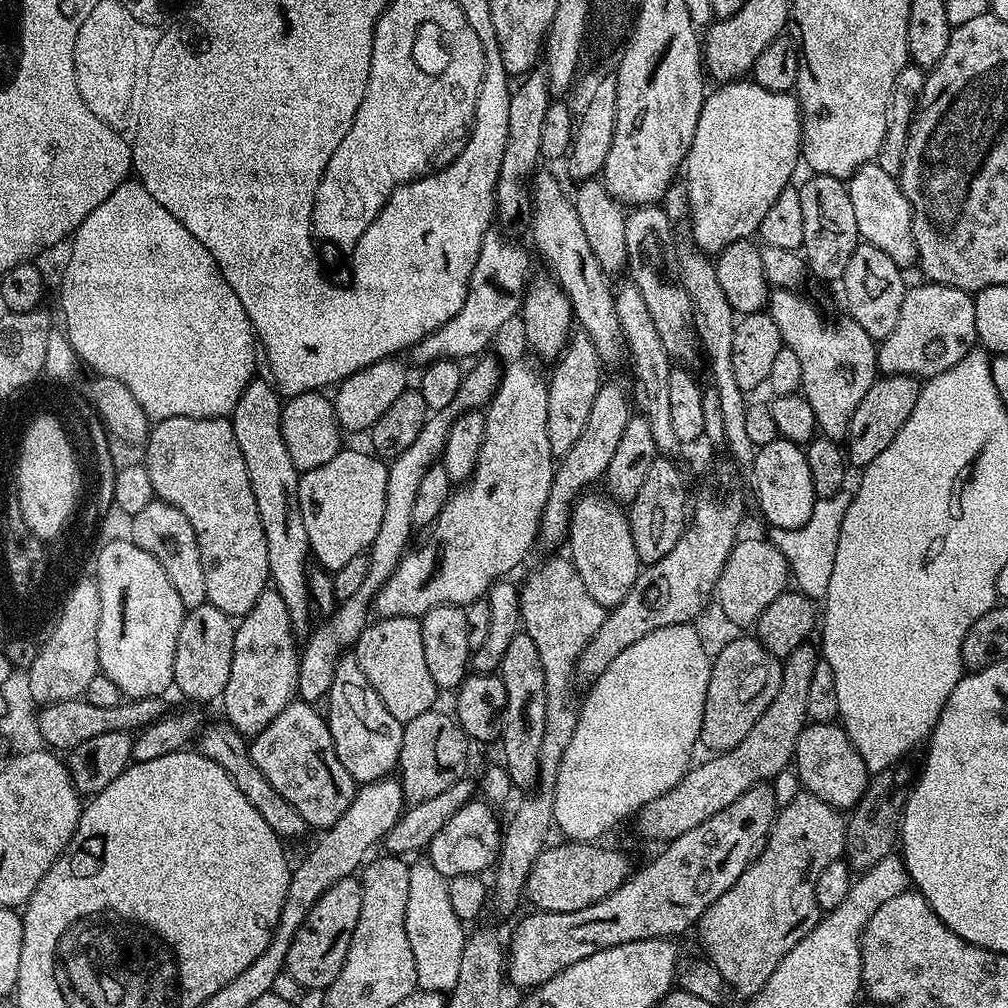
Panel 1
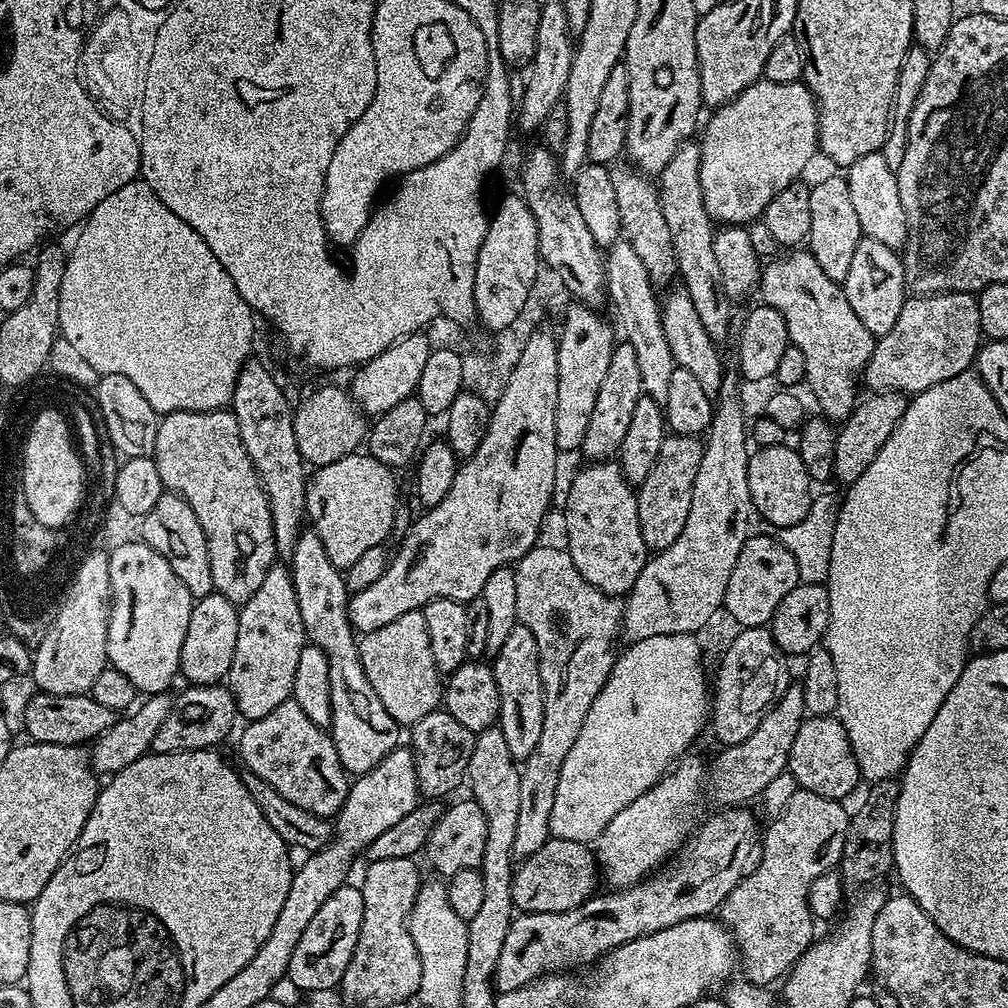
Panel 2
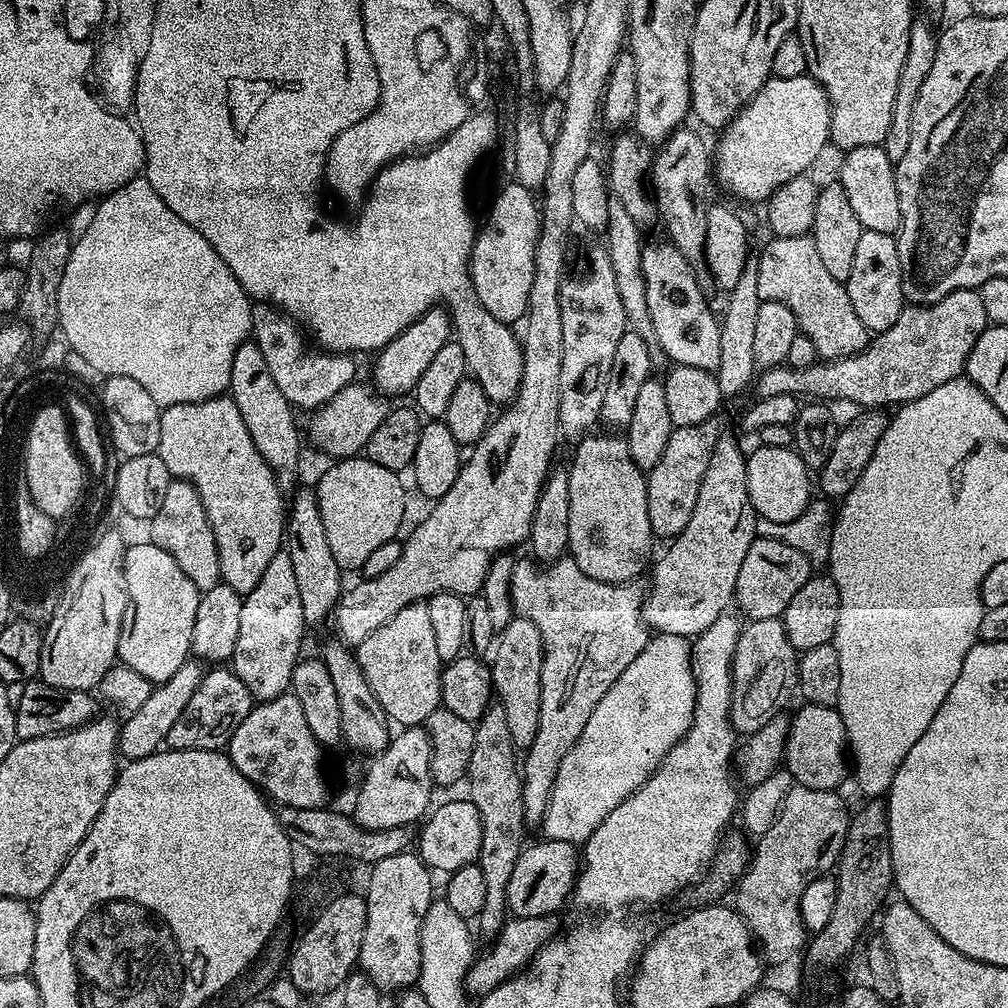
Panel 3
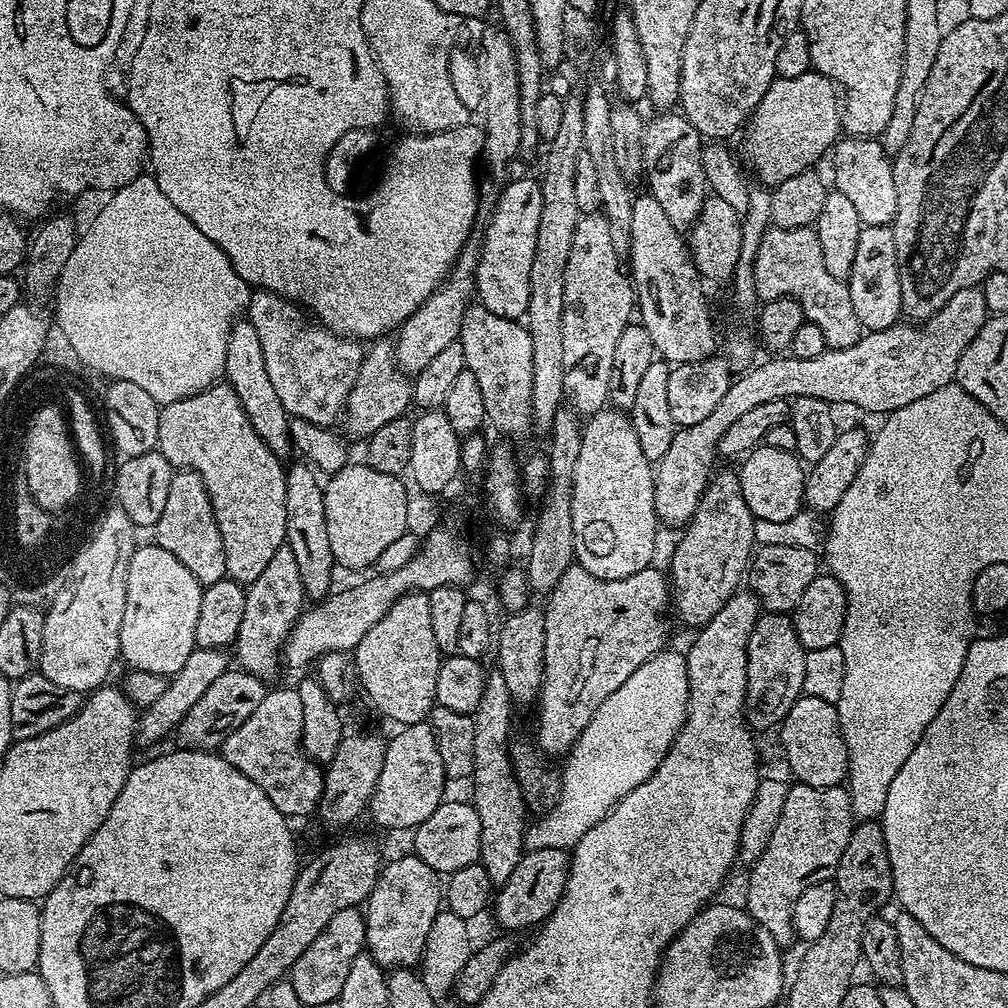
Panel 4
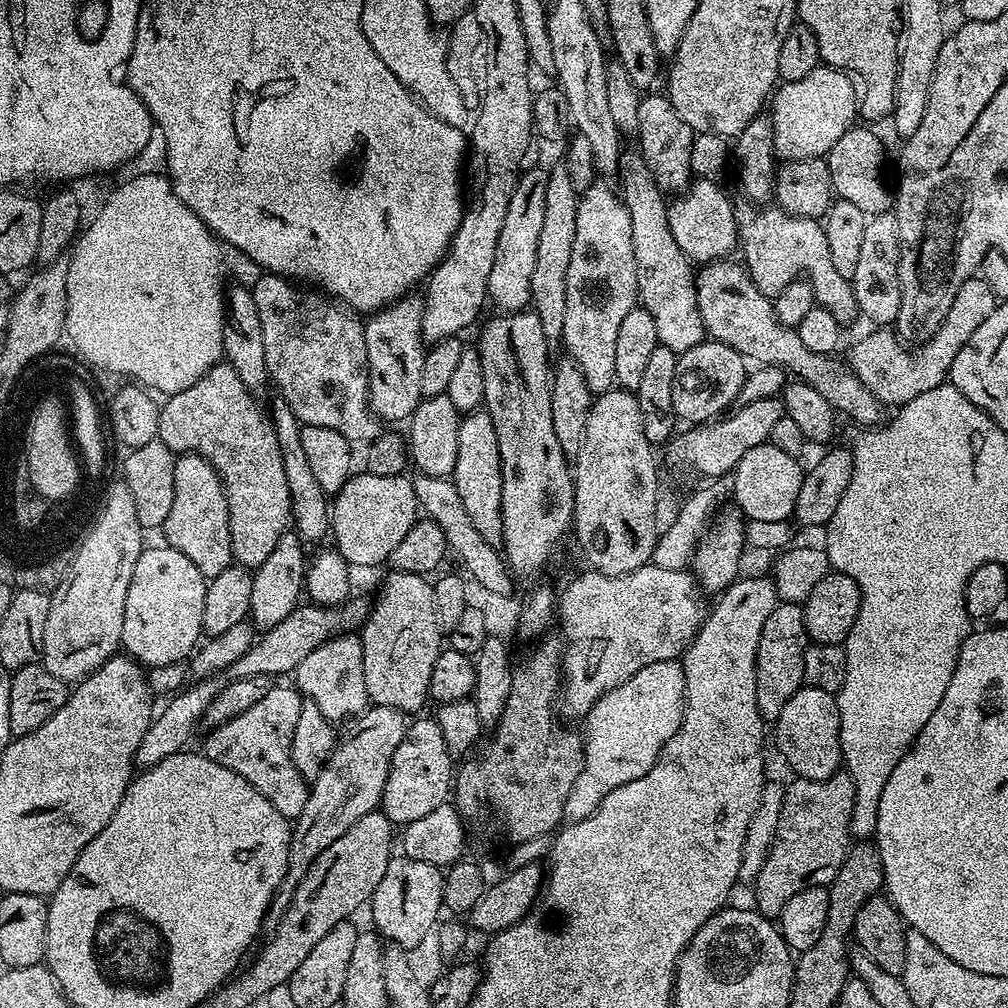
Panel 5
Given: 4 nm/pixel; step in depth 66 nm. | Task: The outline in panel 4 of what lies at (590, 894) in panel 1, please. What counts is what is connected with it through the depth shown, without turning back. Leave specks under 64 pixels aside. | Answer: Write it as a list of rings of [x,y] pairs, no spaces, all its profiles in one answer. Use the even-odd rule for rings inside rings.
[[[547,848],[546,850],[525,851],[523,858],[514,866],[514,874],[499,885],[494,896],[496,920],[504,928],[528,928],[543,924],[552,913],[564,893],[570,856],[565,849]]]

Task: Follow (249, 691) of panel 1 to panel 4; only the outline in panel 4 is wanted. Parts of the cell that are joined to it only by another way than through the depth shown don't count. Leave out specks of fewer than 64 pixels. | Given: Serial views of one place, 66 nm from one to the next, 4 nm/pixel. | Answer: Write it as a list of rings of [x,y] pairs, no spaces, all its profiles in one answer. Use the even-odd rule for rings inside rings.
[[[286,546],[274,550],[260,577],[254,578],[254,582],[246,588],[246,610],[242,610],[242,626],[238,626],[234,641],[239,667],[259,680],[271,681],[271,676],[282,668],[284,643],[305,607],[304,587],[294,553]]]

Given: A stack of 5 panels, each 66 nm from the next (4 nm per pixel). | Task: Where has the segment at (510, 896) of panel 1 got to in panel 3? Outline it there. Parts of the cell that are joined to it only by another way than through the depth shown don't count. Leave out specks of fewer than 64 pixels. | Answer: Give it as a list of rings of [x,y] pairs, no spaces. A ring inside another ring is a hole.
[[[532,558],[517,559],[514,574],[510,578],[510,594],[515,615],[524,616],[538,626],[538,634],[542,634],[542,702],[538,714],[538,734],[534,734],[534,742],[522,756],[522,814],[525,825],[543,825],[544,815],[550,802],[550,794],[554,790],[554,778],[558,778],[558,766],[562,766],[562,758],[570,754],[574,742],[578,742],[578,734],[586,730],[586,722],[590,722],[590,714],[594,714],[594,706],[606,698],[606,690],[622,678],[622,670],[642,654],[650,639],[650,629],[644,623],[645,585],[640,582],[627,584],[611,584],[598,582],[598,578],[590,578],[590,574],[582,574],[582,566],[570,558],[561,558],[538,566]]]

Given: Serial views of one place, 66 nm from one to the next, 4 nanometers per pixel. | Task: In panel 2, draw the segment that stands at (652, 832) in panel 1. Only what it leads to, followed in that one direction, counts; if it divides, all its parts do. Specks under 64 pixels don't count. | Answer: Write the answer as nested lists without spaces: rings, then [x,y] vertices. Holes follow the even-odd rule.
[[[800,682],[789,683],[784,696],[758,722],[758,730],[737,744],[727,745],[716,756],[706,772],[706,788],[720,806],[744,806],[755,798],[763,797],[766,786],[770,786],[773,778],[786,771],[790,758],[790,746],[794,746],[794,738],[798,735],[798,726],[806,718],[804,710],[804,685]]]

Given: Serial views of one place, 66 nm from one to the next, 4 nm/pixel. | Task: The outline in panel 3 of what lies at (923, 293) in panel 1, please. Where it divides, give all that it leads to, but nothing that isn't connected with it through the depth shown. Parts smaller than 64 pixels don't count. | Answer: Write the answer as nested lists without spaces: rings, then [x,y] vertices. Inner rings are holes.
[[[960,288],[933,304],[906,306],[898,314],[898,322],[894,322],[894,326],[890,326],[885,332],[875,333],[863,350],[852,356],[817,362],[805,368],[781,366],[763,369],[754,384],[755,395],[761,397],[790,394],[797,398],[815,398],[820,402],[849,400],[852,404],[861,404],[859,407],[864,410],[884,410],[887,409],[887,404],[909,404],[911,400],[922,398],[922,394],[930,394],[930,390],[942,386],[942,382],[957,379],[964,372],[970,350],[974,350],[974,342],[978,342],[989,324],[986,306],[979,291],[974,288]]]

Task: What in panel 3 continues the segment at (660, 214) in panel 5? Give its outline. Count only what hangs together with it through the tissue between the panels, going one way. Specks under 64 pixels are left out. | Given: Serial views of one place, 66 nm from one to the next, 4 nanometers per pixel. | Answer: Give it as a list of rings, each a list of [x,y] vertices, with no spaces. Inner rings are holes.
[[[670,242],[664,244],[645,243],[641,247],[642,252],[642,274],[646,284],[646,306],[650,310],[650,322],[654,326],[655,343],[660,343],[660,348],[672,359],[673,365],[698,366],[698,370],[715,372],[718,366],[720,339],[720,321],[717,313],[712,313],[708,306],[708,300],[696,281],[697,272],[693,265]]]

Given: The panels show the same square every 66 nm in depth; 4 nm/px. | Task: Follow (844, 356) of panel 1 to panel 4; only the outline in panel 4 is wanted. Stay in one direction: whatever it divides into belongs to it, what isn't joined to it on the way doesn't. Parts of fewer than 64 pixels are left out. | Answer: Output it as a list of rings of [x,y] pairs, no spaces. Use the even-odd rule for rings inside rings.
[[[769,227],[762,238],[762,246],[758,246],[758,258],[754,262],[754,286],[761,298],[776,300],[780,296],[792,296],[802,306],[807,323],[817,324],[826,338],[828,348],[845,348],[854,346],[862,335],[858,322],[858,314],[854,314],[854,306],[850,303],[850,290],[845,281],[834,278],[830,270],[826,270],[826,261],[822,258],[822,242],[818,242],[815,227],[777,228]]]

